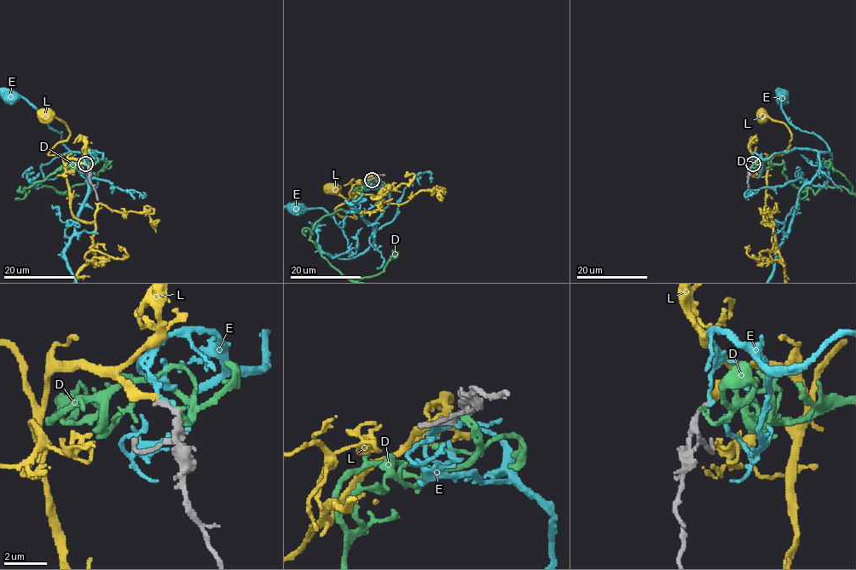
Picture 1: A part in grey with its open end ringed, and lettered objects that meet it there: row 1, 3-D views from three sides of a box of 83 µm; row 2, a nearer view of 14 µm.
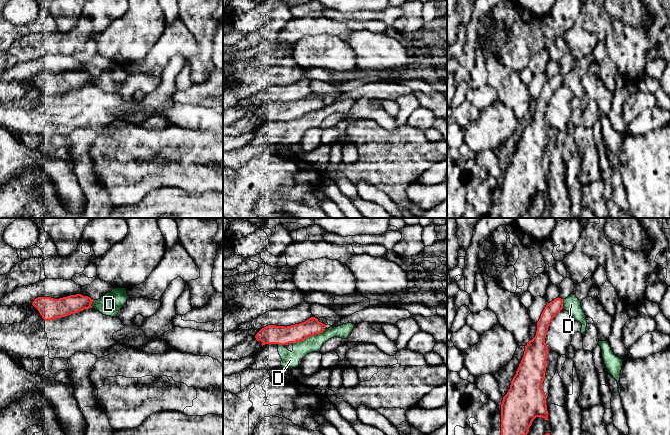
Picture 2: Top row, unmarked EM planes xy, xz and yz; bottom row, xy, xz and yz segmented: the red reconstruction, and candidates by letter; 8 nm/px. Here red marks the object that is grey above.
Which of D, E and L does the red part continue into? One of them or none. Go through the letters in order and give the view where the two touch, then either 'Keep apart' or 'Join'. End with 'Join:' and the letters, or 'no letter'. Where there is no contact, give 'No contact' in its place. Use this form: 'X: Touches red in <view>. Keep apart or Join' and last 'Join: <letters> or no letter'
D: Touches red in xz. Keep apart
E: No contact. Keep apart
L: No contact. Join
Join: L

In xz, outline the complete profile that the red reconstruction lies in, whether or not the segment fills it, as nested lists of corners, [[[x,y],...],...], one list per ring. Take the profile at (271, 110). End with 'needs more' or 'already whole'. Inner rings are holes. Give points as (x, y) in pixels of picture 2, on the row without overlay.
[[[311,93],[305,98],[291,102],[268,101],[262,104],[255,112],[257,117],[265,120],[286,121],[305,116],[306,114],[322,109],[326,101],[317,94]]] | already whole

